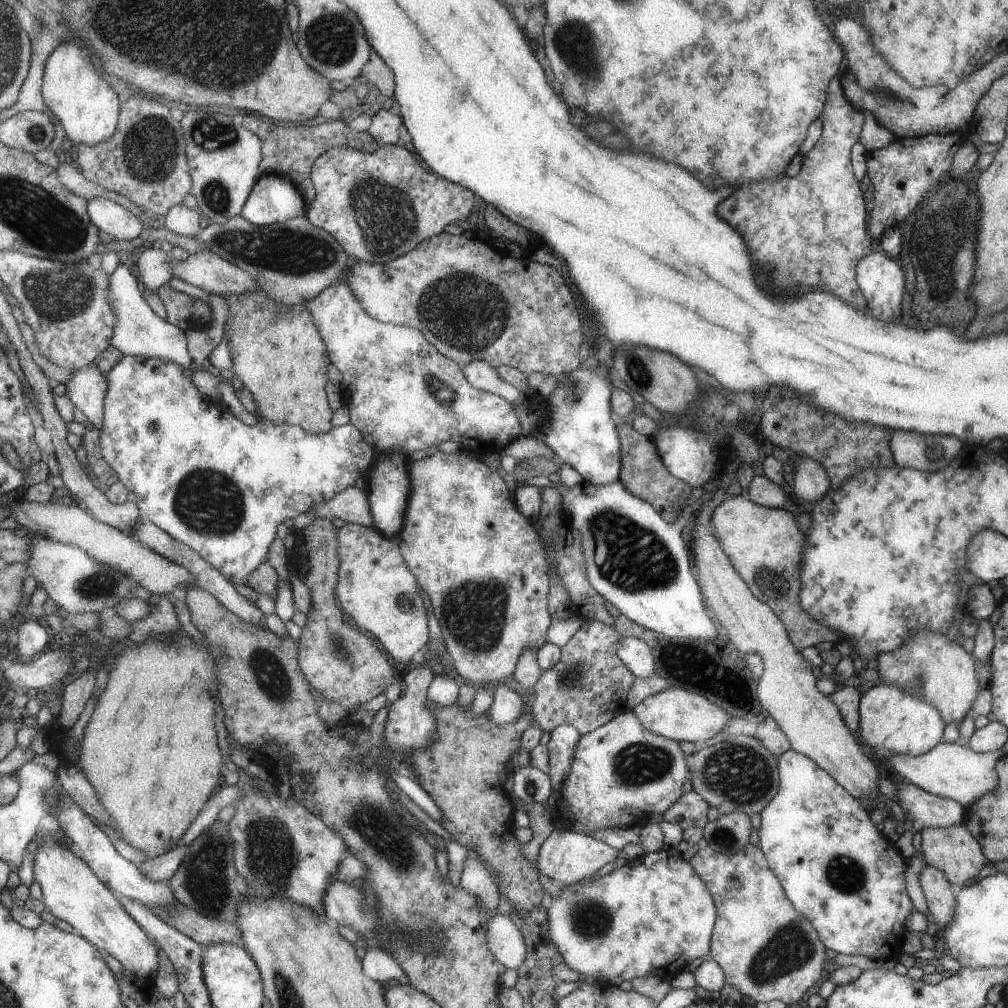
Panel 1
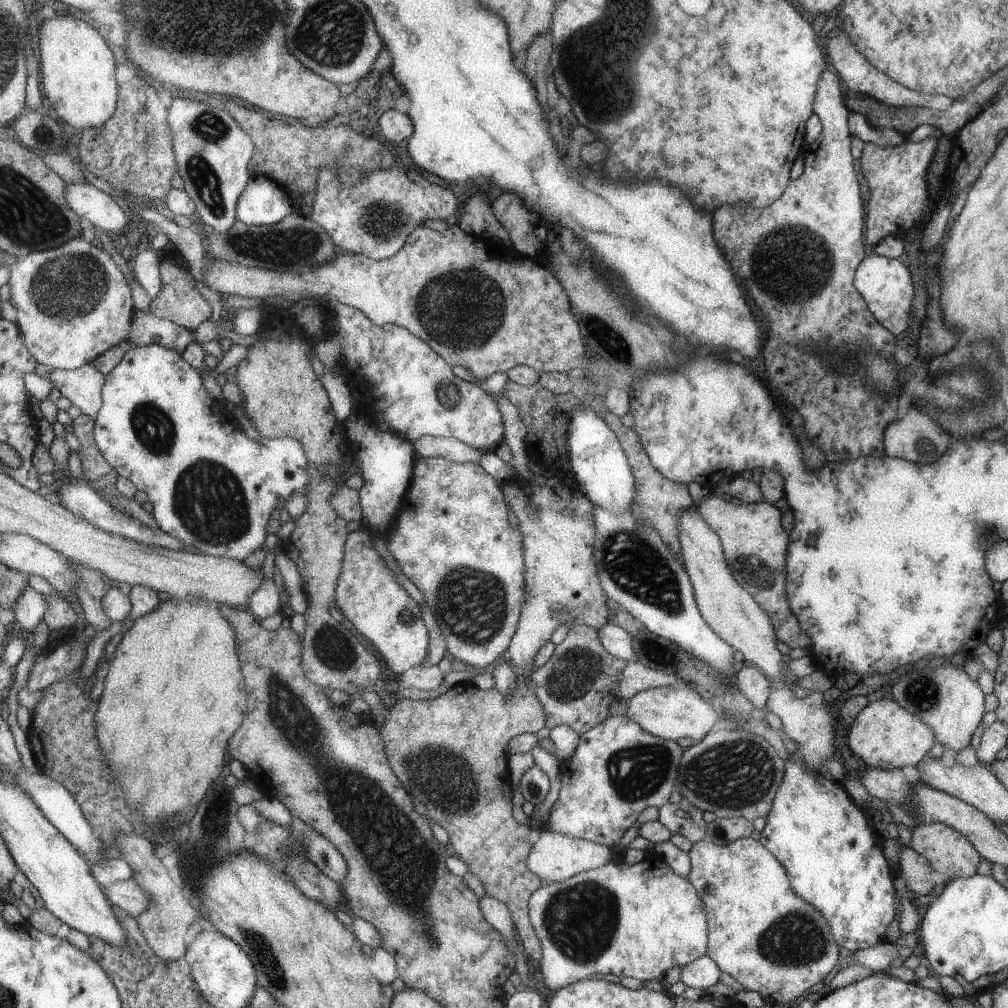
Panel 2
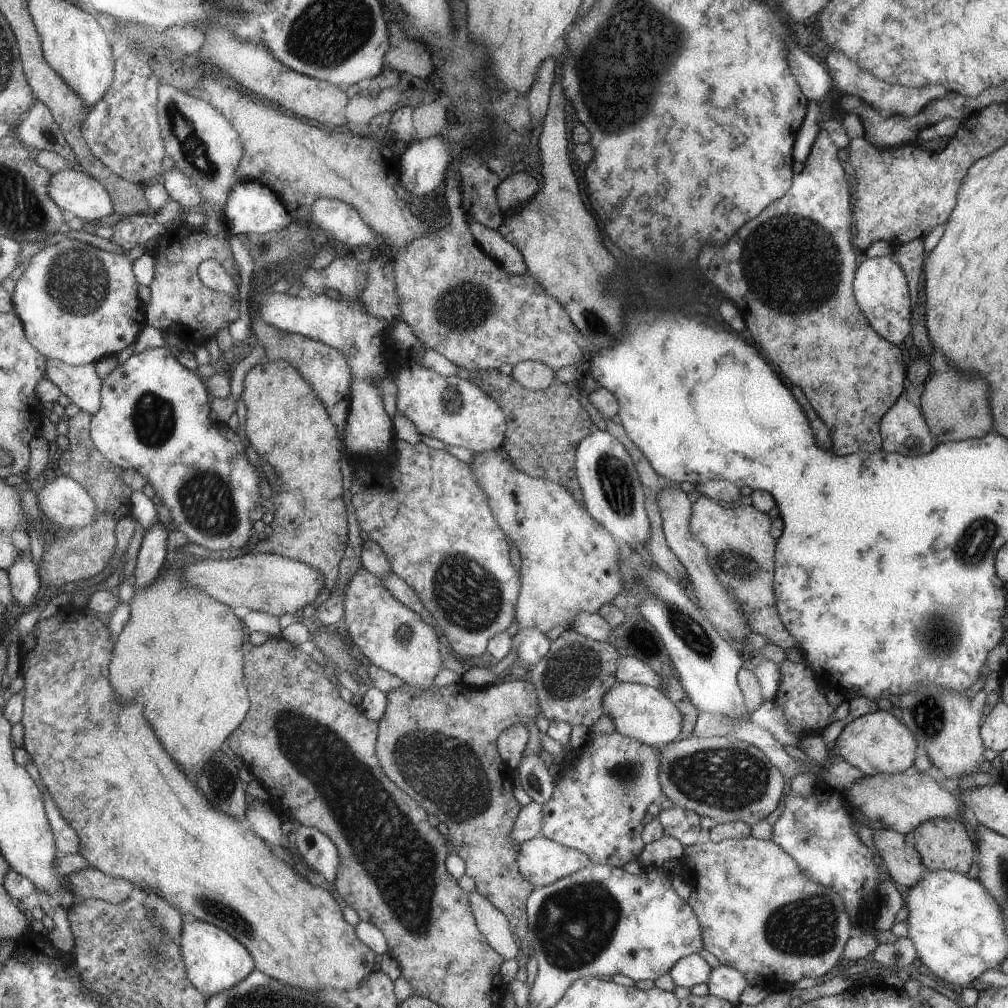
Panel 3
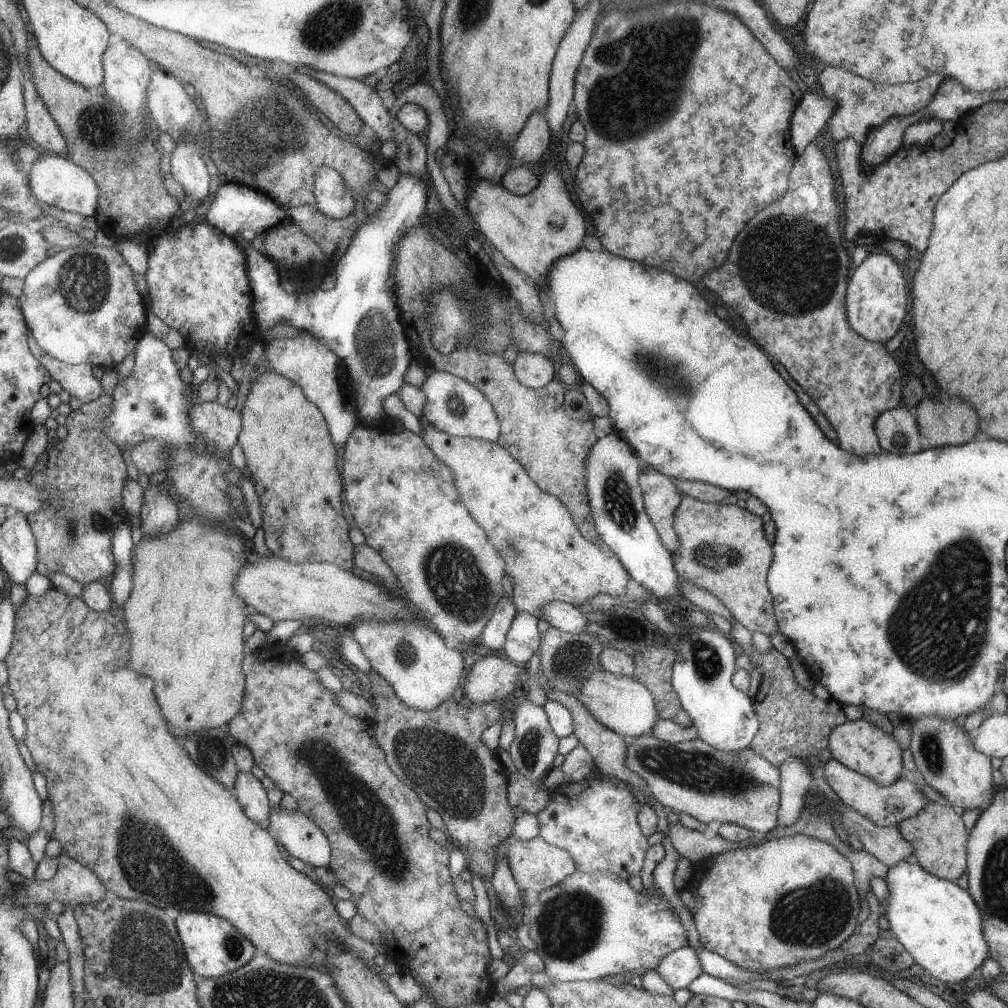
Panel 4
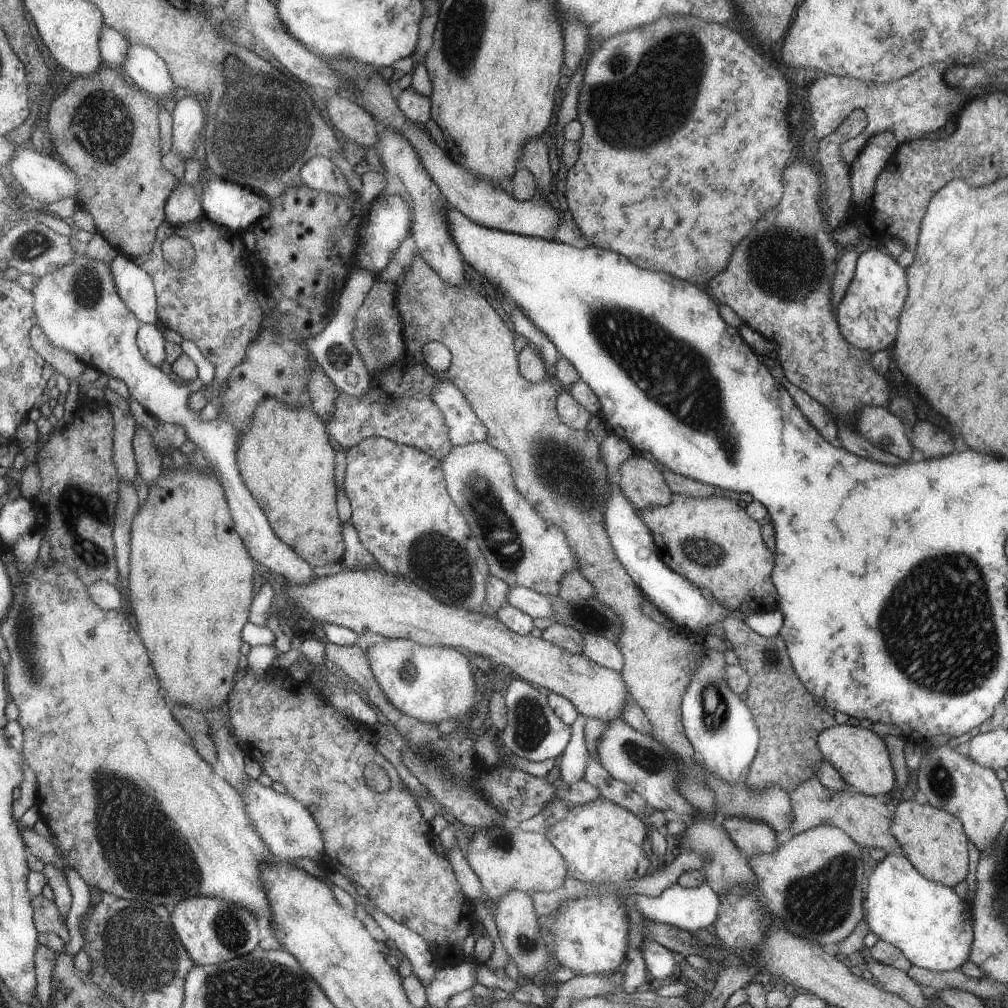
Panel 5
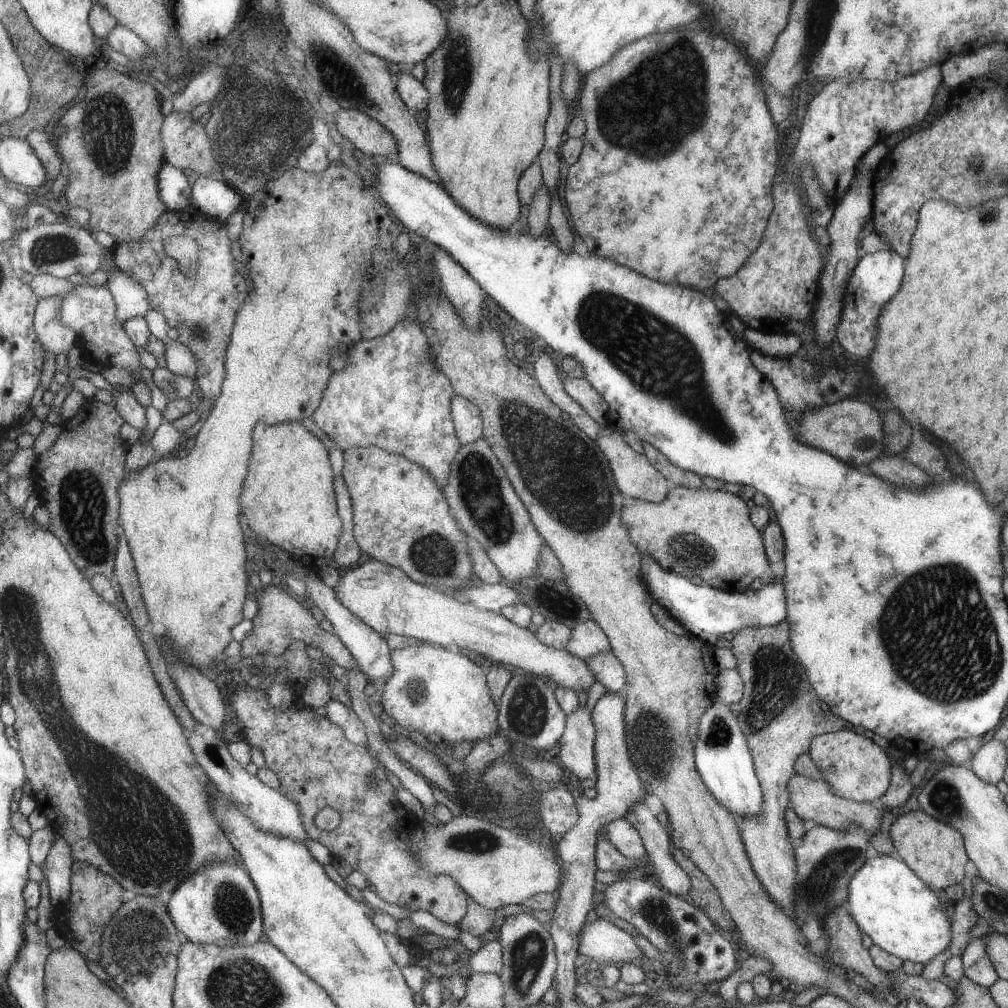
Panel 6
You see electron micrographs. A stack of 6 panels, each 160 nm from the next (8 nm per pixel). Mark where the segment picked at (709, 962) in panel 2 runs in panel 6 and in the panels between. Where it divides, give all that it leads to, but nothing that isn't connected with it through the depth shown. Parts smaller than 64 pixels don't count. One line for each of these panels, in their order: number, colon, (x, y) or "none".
3: (692, 970)
4: (680, 966)
5: (658, 960)
6: (600, 940)

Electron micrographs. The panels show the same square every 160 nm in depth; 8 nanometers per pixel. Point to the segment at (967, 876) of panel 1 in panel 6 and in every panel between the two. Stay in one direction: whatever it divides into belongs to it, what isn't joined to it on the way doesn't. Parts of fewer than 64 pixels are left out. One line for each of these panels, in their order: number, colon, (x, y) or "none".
2: (949, 853)
3: (942, 843)
4: (936, 833)
5: (935, 843)
6: (935, 852)

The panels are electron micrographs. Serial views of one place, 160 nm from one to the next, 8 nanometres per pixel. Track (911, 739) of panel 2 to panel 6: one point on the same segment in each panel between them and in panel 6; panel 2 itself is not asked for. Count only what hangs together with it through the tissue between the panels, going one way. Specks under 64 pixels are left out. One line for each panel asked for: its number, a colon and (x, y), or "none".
3: (877, 742)
4: (862, 747)
5: (859, 756)
6: (857, 770)

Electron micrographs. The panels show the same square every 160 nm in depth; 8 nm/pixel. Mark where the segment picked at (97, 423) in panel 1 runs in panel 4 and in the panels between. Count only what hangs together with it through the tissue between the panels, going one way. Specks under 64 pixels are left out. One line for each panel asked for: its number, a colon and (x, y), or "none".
2: (83, 387)
3: (81, 384)
4: (78, 380)

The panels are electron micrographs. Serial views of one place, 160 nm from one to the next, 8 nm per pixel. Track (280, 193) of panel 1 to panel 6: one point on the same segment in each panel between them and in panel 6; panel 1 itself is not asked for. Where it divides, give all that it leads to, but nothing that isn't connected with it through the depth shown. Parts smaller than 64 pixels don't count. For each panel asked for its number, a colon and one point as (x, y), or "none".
2: (264, 202)
3: (255, 207)
4: (236, 207)
5: (236, 207)
6: (216, 198)

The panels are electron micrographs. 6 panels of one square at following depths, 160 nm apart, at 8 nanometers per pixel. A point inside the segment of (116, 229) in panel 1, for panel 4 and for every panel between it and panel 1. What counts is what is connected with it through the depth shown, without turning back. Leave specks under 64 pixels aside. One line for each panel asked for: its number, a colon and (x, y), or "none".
2: (104, 211)
3: (85, 197)
4: (56, 180)

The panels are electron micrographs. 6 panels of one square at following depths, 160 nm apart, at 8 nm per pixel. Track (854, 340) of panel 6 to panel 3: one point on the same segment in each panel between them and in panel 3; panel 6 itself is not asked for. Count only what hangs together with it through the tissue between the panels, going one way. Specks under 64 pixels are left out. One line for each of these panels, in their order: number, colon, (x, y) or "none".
3: (881, 290)
4: (876, 301)
5: (867, 314)

